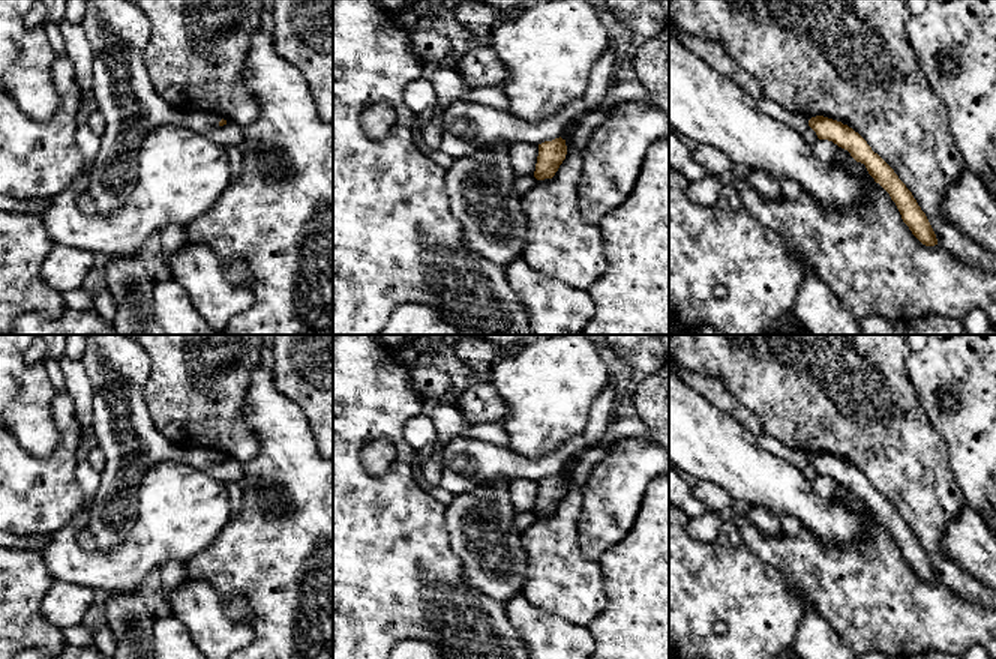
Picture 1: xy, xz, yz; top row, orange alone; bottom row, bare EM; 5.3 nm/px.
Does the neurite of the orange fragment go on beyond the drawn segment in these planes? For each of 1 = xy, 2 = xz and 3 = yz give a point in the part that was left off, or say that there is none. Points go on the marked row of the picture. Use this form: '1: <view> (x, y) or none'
1: none
2: none
3: none

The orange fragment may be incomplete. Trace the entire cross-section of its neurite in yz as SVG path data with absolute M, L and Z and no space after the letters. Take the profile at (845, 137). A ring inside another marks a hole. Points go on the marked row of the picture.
M824 116L812 117L808 120L808 126L816 132L819 140L832 141L838 147L848 150L856 162L866 165L874 182L890 194L902 215L903 222L922 245L938 245L936 234L912 192L898 179L894 170L872 150L858 132L842 122Z

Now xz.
M561 137L538 144L534 177L537 180L552 179L566 159L566 155L567 146L566 140L562 140Z

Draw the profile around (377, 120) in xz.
M376 102L363 111L362 128L370 138L381 140L390 134L394 120L393 108L386 102Z

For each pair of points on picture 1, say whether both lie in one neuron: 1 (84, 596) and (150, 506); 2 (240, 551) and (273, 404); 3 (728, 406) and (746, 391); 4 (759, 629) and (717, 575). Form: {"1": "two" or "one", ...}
{"1": "two", "2": "one", "3": "two", "4": "one"}

